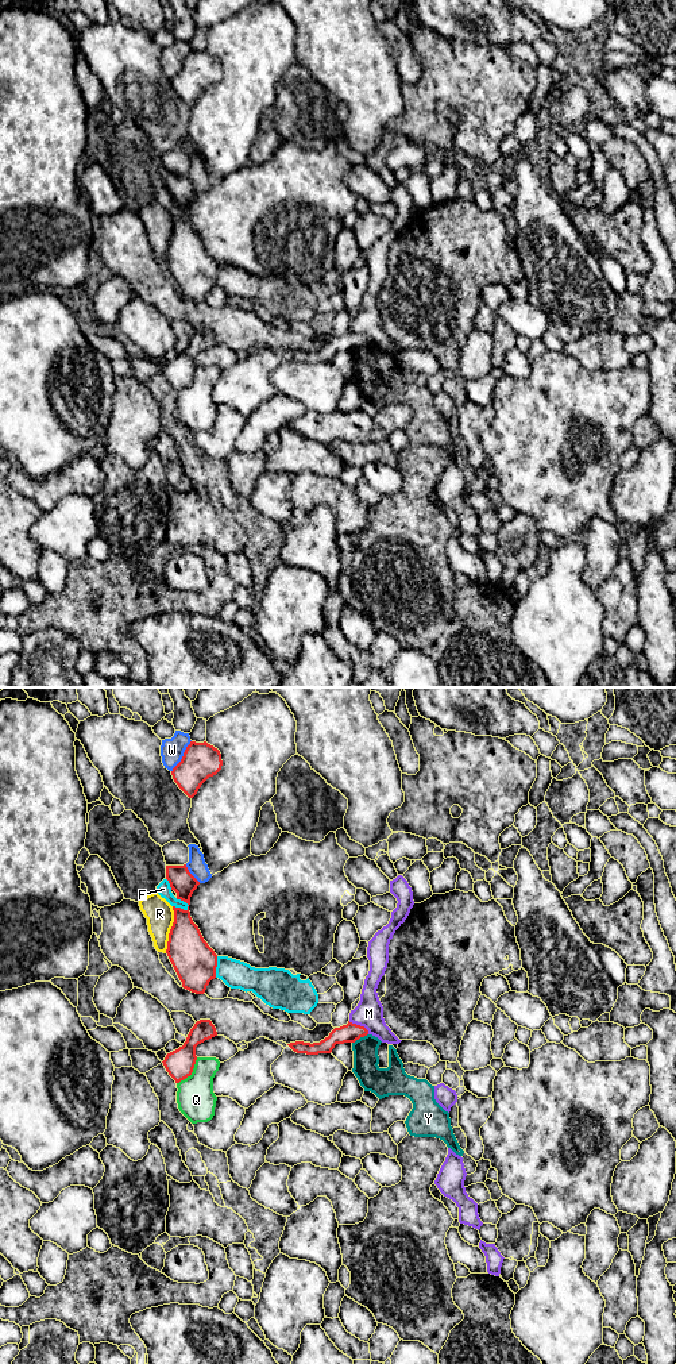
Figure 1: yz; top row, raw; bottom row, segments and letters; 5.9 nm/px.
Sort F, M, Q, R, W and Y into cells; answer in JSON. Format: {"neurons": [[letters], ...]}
{"neurons": [["F"], ["M"], ["Q"], ["R"], ["W"], ["Y"]]}

